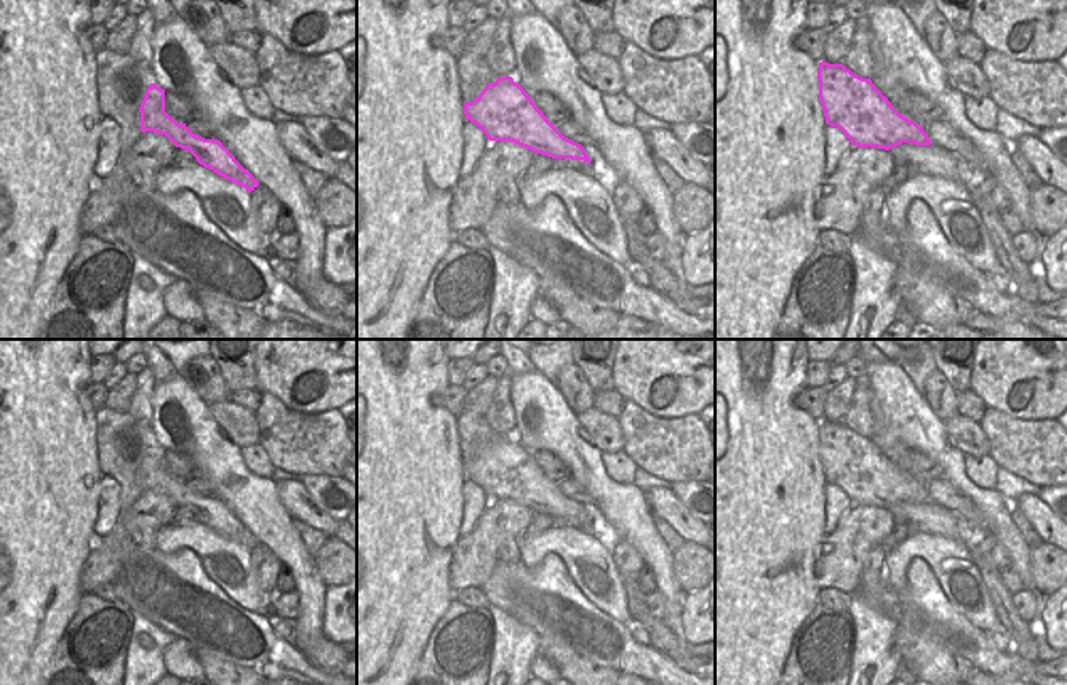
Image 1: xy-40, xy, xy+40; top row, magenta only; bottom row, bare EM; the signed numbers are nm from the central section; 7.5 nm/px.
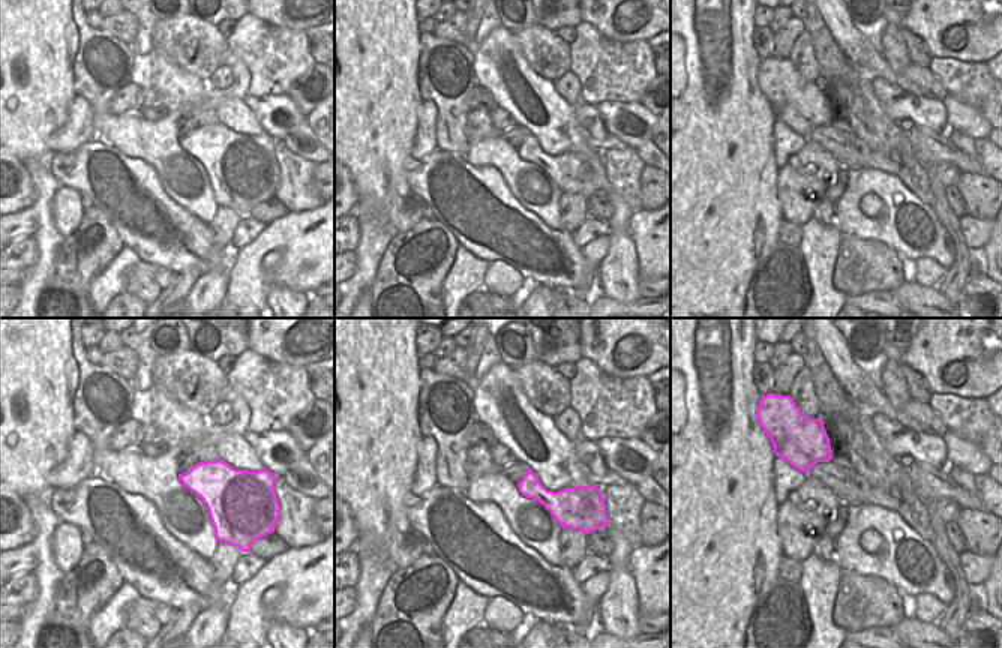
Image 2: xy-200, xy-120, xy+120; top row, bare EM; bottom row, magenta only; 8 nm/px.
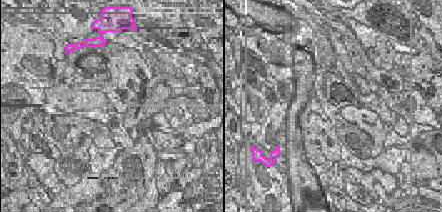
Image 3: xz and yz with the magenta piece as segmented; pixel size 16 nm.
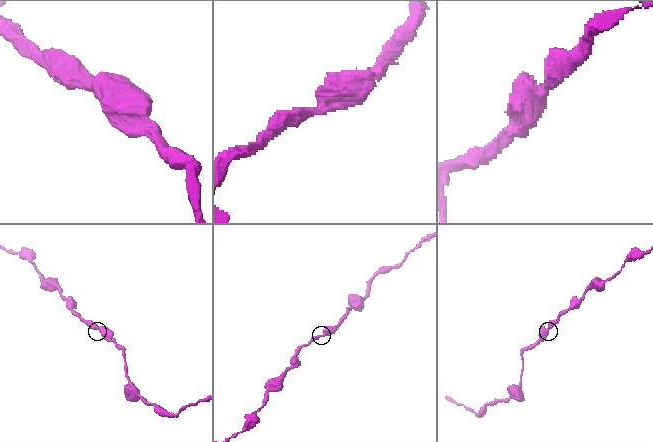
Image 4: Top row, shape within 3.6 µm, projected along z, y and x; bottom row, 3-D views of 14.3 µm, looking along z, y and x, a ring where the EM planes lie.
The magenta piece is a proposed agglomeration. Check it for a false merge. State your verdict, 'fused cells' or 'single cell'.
single cell

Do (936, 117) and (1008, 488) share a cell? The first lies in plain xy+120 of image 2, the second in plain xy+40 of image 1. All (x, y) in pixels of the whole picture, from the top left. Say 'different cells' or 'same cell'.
different cells

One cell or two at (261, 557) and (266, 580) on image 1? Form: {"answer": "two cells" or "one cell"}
{"answer": "one cell"}

